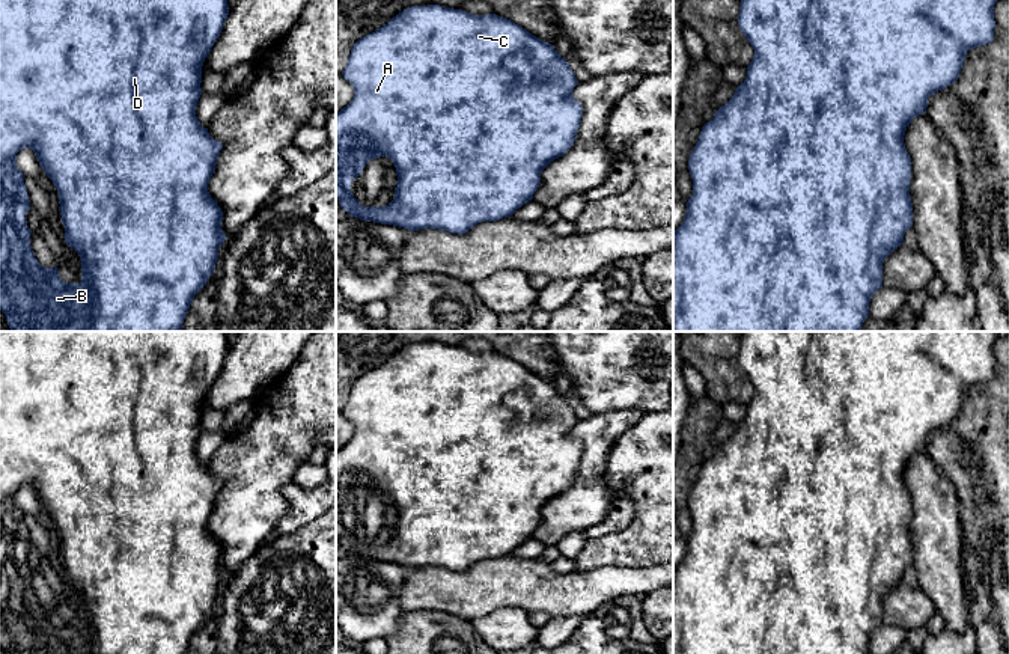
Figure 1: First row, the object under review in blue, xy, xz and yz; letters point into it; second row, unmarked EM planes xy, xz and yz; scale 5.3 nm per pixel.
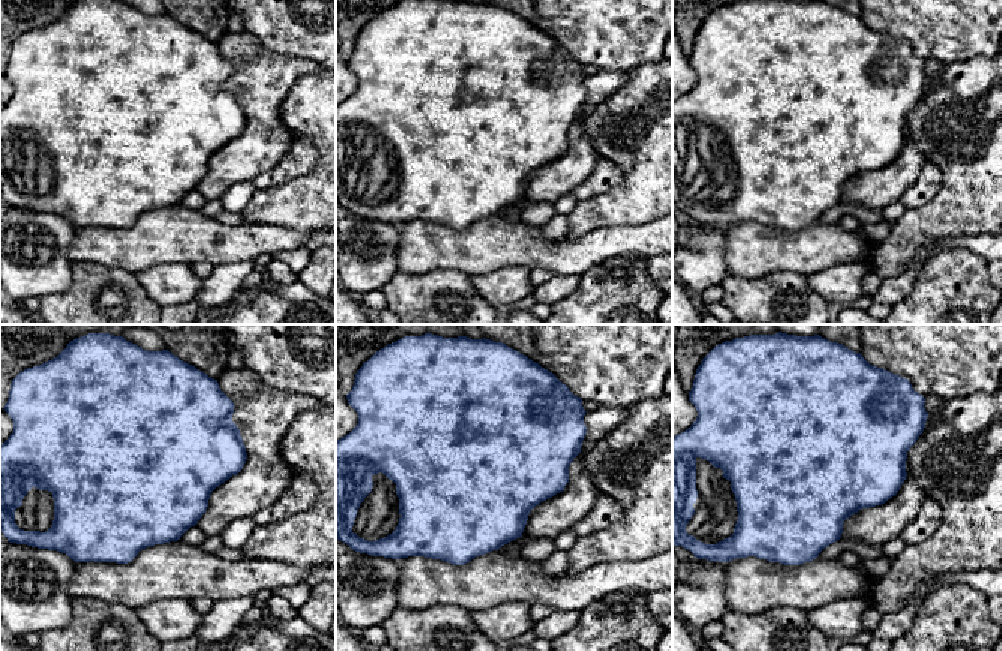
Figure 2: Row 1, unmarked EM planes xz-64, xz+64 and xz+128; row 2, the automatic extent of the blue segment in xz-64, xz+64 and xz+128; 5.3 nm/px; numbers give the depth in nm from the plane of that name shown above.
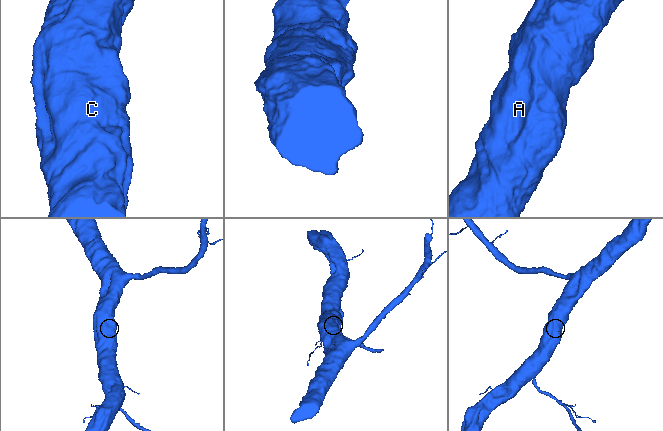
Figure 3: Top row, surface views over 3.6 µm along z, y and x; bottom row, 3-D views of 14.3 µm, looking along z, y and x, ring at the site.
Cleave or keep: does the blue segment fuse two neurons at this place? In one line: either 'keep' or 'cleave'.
keep

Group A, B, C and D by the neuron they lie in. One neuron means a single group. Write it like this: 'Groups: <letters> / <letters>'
Groups: A B C D

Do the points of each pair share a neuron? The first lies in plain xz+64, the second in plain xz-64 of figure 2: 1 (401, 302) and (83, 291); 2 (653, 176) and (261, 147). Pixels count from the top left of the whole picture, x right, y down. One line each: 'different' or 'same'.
1: same
2: different

